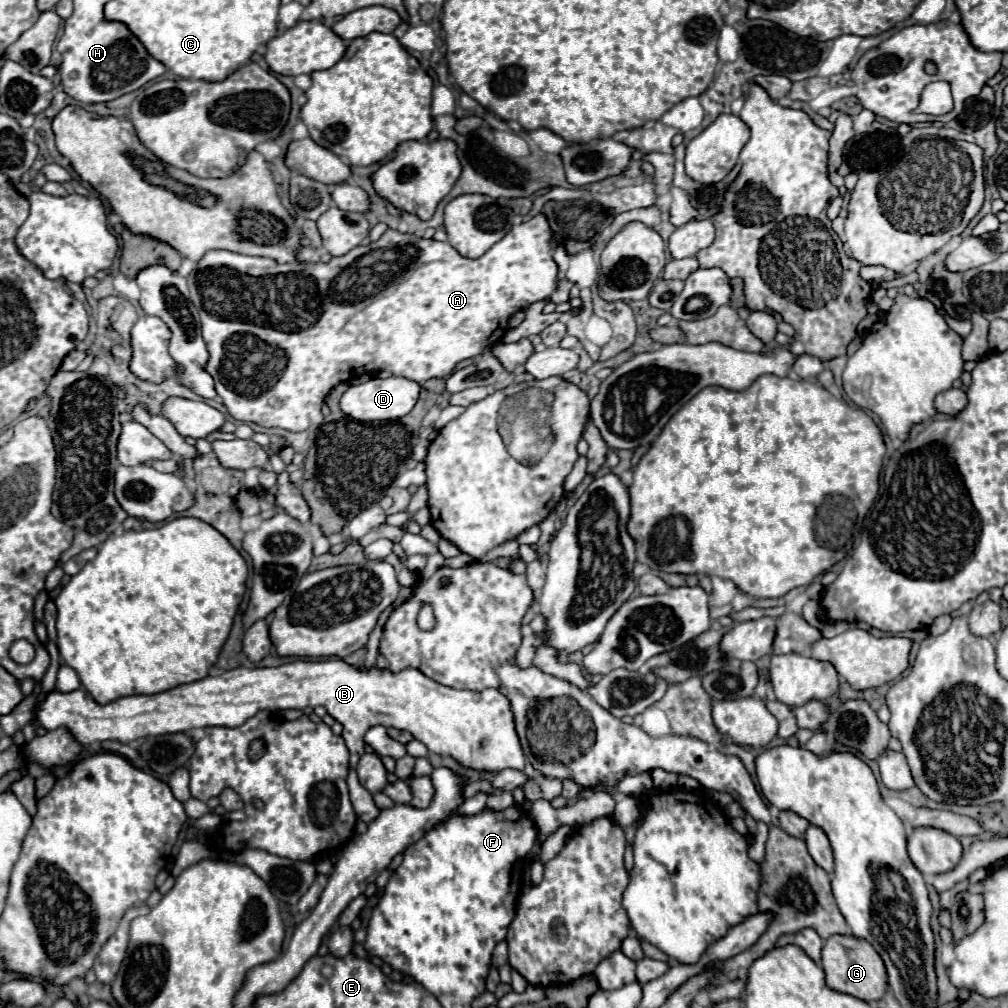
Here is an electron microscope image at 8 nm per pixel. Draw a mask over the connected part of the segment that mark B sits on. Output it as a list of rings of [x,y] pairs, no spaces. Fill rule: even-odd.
[[[296,660],[278,668],[234,668],[220,676],[208,676],[190,684],[152,696],[126,696],[100,706],[82,690],[52,690],[34,706],[38,722],[48,730],[66,728],[80,746],[94,742],[118,740],[134,742],[144,736],[186,732],[206,726],[240,726],[260,710],[278,712],[286,708],[324,706],[328,714],[344,726],[344,740],[350,750],[350,766],[354,768],[364,754],[364,734],[368,728],[382,724],[410,732],[430,752],[452,756],[460,766],[478,772],[500,772],[504,768],[524,770],[526,758],[514,730],[510,702],[492,688],[482,692],[454,690],[434,682],[420,670],[408,668],[398,674],[360,670],[342,660]]]

